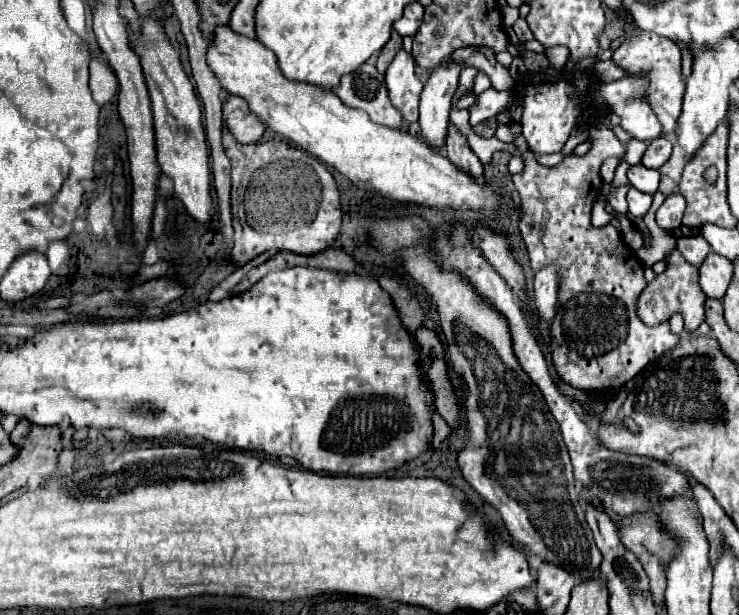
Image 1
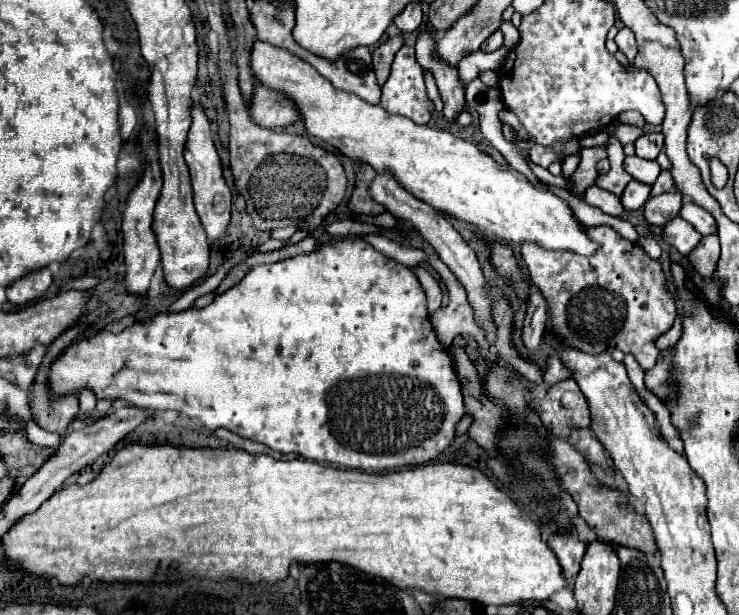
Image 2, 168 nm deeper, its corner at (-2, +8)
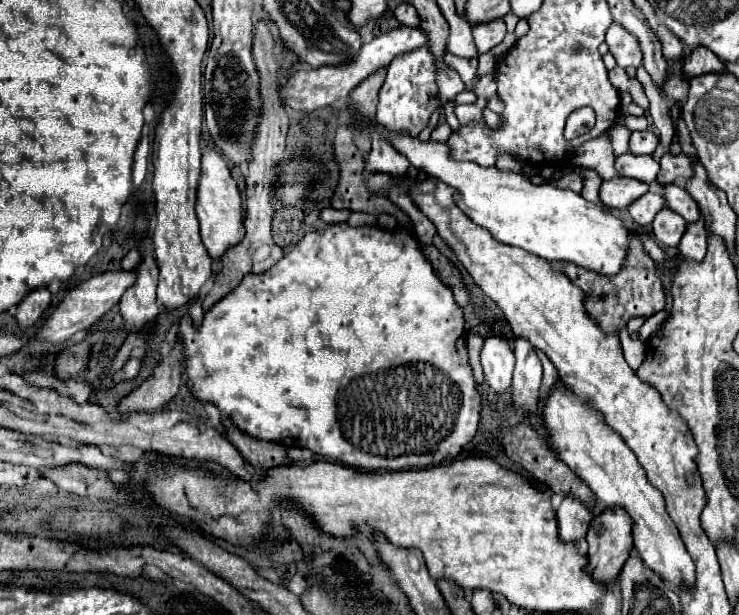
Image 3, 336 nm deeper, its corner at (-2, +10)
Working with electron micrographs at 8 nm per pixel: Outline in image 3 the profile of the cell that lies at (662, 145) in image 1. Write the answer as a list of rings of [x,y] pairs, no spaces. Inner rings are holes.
[[[635,131],[629,141],[629,151],[633,155],[651,155],[657,147],[659,139],[653,131]]]

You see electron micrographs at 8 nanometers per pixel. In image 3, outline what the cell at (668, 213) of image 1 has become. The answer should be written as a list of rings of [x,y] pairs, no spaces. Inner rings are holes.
[[[645,193],[643,197],[639,197],[639,201],[633,201],[633,205],[629,207],[629,213],[633,217],[633,221],[637,225],[651,225],[651,221],[655,219],[655,215],[665,207],[665,199],[661,193]]]

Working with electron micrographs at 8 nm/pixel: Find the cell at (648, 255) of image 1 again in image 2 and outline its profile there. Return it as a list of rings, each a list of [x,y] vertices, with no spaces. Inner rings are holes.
[[[667,169],[667,171],[661,171],[661,175],[657,177],[655,185],[651,187],[651,195],[661,195],[661,193],[667,193],[667,191],[671,191],[671,187],[673,187],[673,181],[671,181],[671,171],[669,171],[669,169]]]

